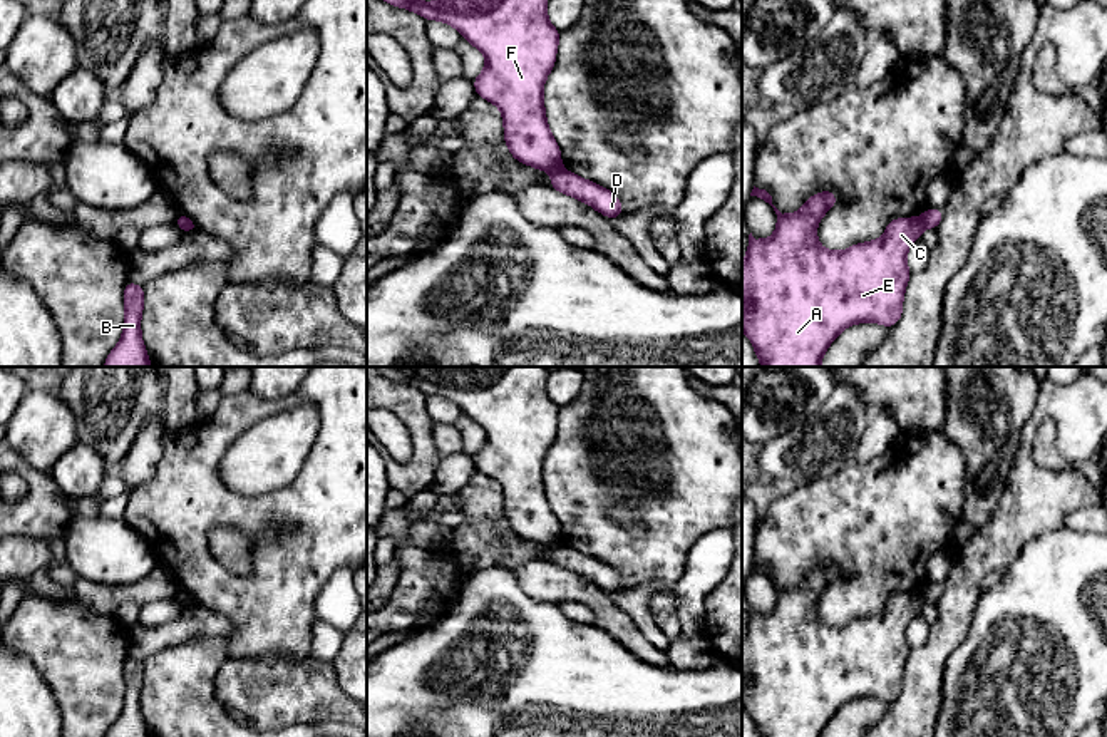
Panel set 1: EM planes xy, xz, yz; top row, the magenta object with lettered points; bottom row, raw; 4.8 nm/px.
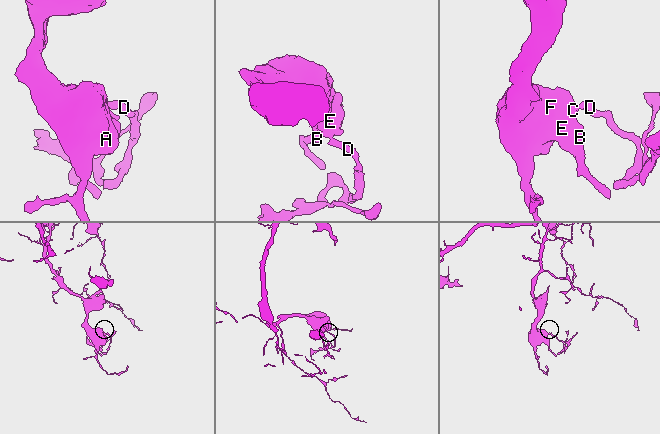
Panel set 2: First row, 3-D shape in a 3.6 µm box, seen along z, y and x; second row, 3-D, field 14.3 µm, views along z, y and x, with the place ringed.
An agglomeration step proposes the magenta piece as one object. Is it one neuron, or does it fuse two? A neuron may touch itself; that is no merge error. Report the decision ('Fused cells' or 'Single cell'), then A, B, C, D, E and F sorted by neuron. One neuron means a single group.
Fused cells. Groups: A B C E F / D

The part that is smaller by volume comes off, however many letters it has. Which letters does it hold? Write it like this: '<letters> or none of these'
D

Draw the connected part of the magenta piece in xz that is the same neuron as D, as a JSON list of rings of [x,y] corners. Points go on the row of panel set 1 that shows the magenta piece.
[[[563,168],[553,173],[551,183],[548,186],[590,204],[610,219],[625,214],[621,203],[615,193]]]

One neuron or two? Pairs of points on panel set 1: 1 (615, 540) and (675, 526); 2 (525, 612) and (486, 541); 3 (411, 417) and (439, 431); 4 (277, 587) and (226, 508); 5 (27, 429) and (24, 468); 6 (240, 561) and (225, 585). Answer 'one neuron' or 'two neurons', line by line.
1: one neuron
2: two neurons
3: two neurons
4: one neuron
5: two neurons
6: two neurons

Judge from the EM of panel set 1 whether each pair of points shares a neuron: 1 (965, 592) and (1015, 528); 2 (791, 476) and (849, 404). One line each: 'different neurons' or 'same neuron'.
1: same neuron
2: same neuron

